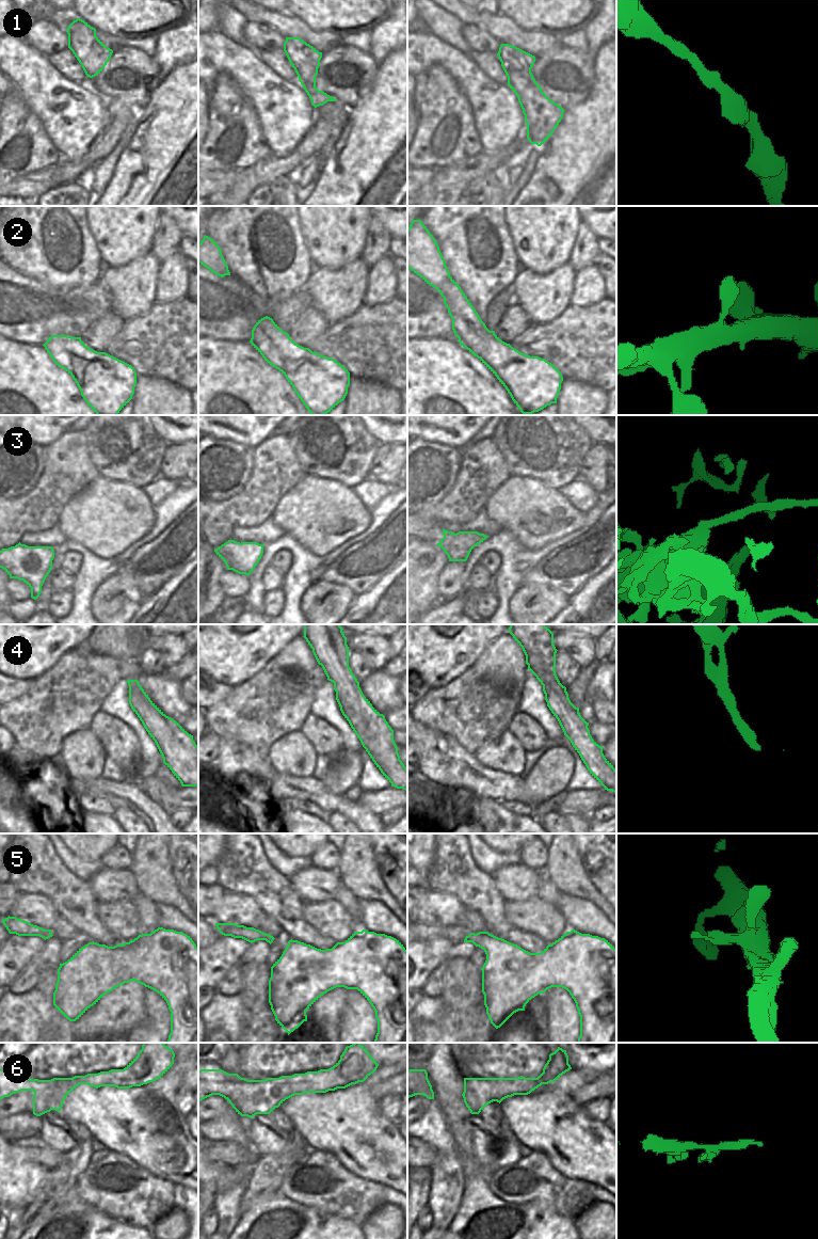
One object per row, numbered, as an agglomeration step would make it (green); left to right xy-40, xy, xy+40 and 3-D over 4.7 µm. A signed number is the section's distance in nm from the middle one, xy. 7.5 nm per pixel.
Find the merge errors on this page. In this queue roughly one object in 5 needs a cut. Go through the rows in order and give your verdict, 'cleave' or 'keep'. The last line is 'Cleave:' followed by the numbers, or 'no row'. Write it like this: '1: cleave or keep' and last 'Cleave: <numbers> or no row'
1: keep
2: keep
3: cleave
4: cleave
5: keep
6: keep
Cleave: 3, 4

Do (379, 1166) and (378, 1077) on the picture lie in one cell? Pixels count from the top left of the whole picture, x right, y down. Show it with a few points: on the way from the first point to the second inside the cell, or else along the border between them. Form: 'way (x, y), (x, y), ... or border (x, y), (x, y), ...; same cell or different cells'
way (367, 1144), (365, 1139), (365, 1098); same cell

